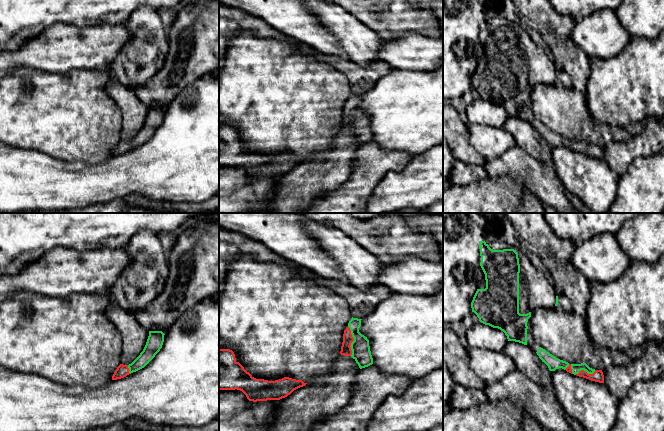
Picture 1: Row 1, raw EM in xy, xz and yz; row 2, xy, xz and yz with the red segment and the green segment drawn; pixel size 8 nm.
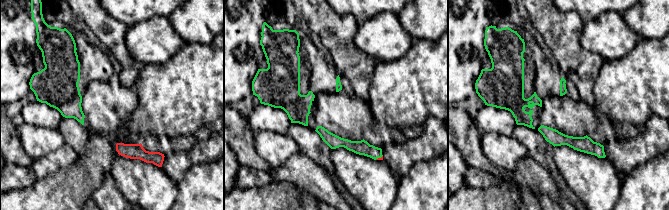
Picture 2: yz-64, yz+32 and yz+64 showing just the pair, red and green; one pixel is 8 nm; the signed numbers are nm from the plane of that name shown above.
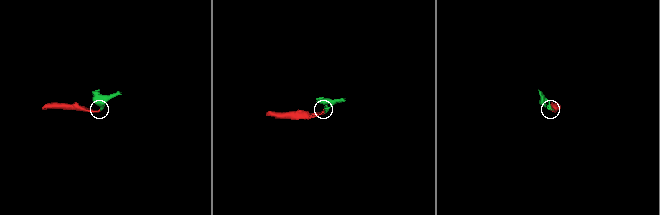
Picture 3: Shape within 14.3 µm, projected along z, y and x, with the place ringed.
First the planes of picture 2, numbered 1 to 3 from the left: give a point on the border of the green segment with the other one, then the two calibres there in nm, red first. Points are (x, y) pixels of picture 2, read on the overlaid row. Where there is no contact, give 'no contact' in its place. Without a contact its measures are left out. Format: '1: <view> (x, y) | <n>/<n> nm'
1: no contact
2: yz+32 (378, 158) | 20/120 nm
3: no contact

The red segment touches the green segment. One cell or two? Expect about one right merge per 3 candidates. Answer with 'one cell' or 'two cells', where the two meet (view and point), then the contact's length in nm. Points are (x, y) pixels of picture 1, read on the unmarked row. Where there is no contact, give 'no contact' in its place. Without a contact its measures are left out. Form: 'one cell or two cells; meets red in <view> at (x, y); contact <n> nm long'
one cell; meets red in xz at (353, 116); contact 240 nm long

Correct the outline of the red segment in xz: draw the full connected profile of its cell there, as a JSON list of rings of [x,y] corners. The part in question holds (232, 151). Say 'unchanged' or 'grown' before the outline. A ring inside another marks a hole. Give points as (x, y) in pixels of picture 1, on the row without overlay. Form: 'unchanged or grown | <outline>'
unchanged | [[[219,125],[219,166],[240,166],[249,177],[280,176],[305,162],[302,156],[284,153],[275,157],[256,155],[236,137],[230,125]]]

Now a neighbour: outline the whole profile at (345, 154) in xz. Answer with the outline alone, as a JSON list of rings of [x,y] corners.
[[[356,148],[303,153],[306,161],[278,177],[275,189],[267,200],[267,209],[260,213],[303,213],[315,200],[336,191],[352,174],[351,159]]]

